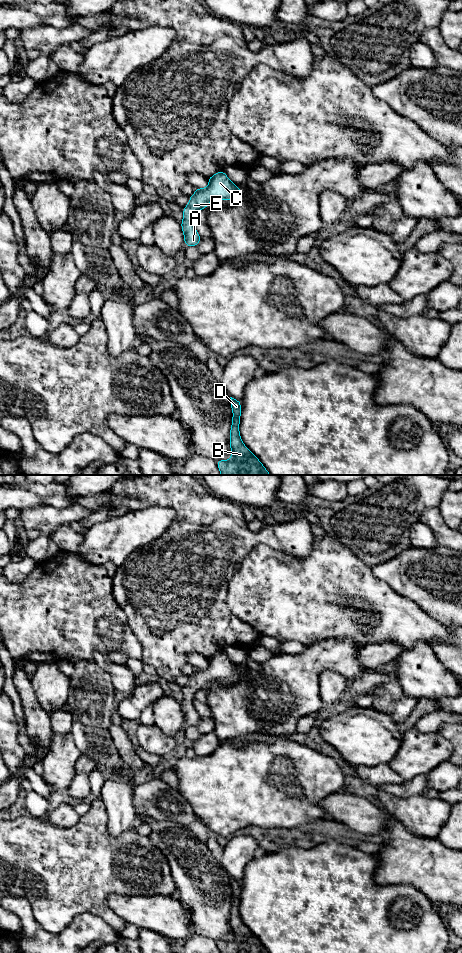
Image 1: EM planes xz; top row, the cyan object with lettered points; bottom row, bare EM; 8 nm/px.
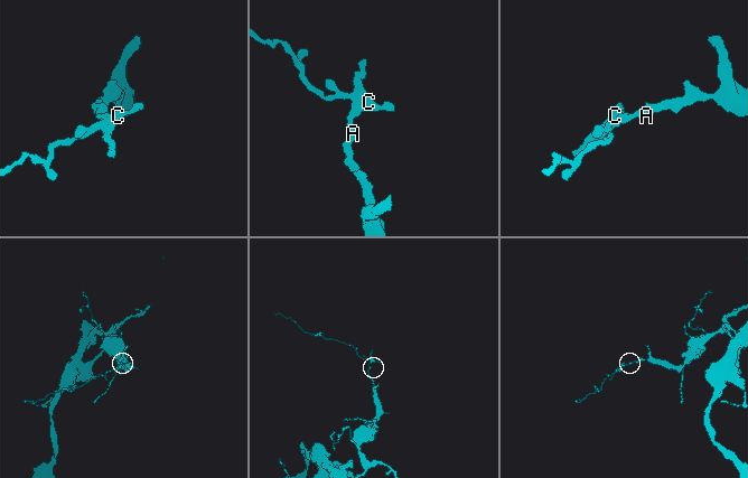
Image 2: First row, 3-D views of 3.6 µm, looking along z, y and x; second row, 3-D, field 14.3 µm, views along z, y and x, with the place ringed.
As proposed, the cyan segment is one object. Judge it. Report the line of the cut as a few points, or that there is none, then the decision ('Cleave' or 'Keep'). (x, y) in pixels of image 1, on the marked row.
No split. Keep

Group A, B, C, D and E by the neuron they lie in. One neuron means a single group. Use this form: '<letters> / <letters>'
A B C D E

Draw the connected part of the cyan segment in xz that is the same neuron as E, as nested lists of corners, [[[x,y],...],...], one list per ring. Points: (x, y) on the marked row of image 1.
[[[219,171],[212,177],[208,178],[207,188],[197,188],[196,192],[191,195],[190,201],[183,208],[183,221],[180,223],[184,233],[184,244],[188,247],[197,246],[201,240],[194,227],[195,214],[208,207],[210,201],[236,200],[244,196],[234,183],[230,181],[223,171]]]

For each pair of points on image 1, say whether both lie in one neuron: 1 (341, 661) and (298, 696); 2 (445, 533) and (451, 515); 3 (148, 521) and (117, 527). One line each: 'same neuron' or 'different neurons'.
1: same neuron
2: different neurons
3: same neuron

